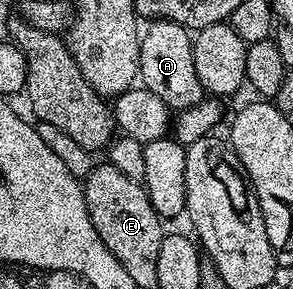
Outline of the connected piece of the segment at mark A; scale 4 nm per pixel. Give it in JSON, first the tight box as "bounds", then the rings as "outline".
{"bounds":[138,20,204,111],"outline":[[[151,20],[145,26],[144,36],[140,41],[140,59],[138,71],[141,84],[152,95],[160,95],[171,111],[181,111],[204,100],[204,90],[200,79],[196,79],[196,63],[192,59],[194,38],[191,30],[180,23]]]}

